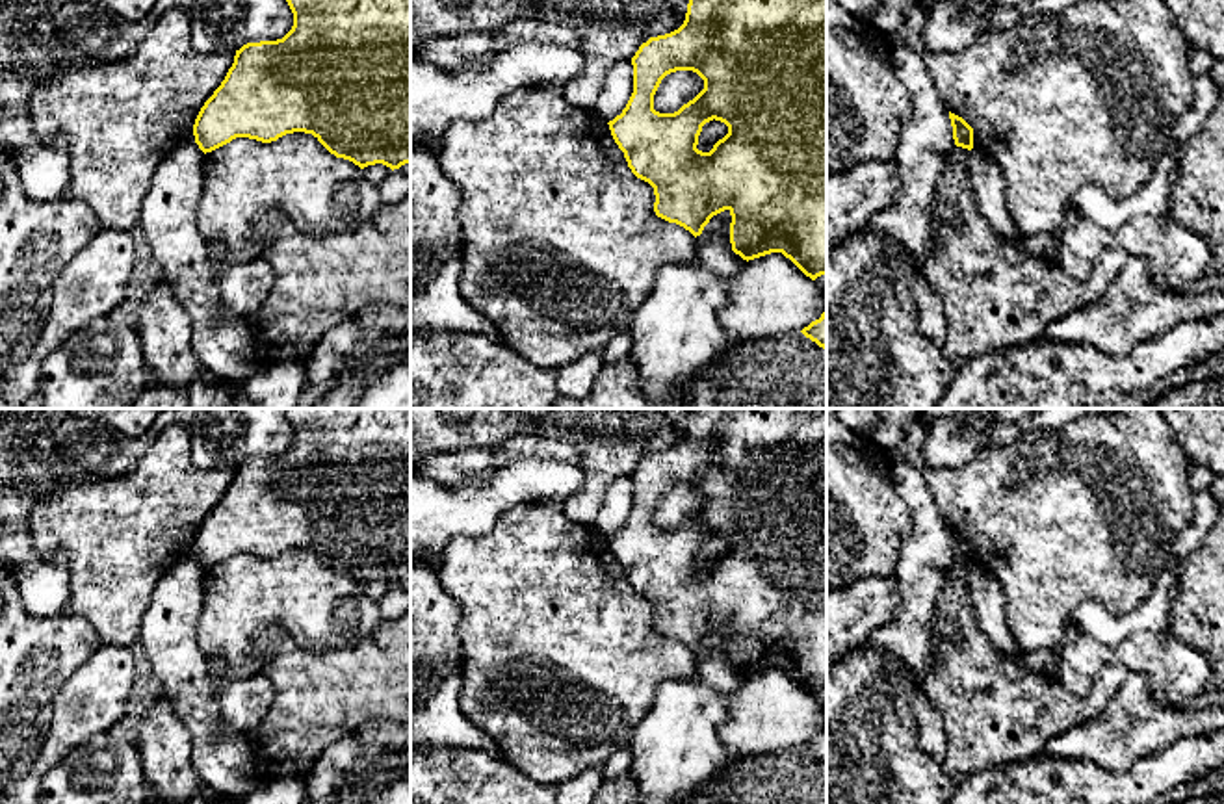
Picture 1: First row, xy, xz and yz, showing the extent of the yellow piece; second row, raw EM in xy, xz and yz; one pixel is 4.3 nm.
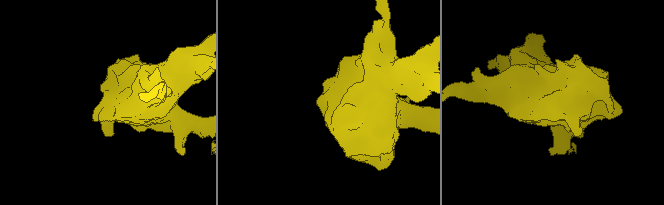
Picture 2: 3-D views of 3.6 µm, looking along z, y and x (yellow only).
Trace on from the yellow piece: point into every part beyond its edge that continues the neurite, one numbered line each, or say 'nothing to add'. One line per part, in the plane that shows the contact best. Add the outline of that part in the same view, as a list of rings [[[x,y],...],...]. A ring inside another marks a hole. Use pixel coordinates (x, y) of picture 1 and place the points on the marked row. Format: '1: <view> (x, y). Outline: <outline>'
nothing to add

